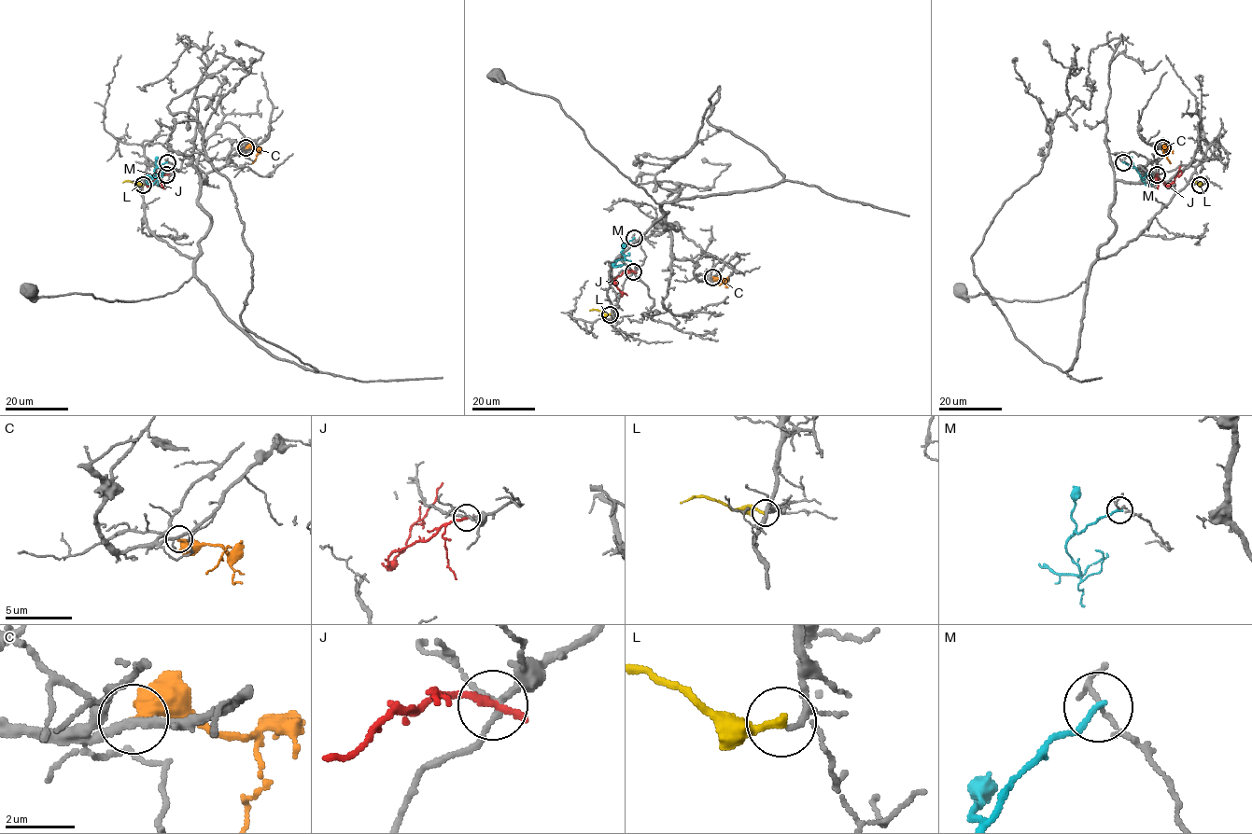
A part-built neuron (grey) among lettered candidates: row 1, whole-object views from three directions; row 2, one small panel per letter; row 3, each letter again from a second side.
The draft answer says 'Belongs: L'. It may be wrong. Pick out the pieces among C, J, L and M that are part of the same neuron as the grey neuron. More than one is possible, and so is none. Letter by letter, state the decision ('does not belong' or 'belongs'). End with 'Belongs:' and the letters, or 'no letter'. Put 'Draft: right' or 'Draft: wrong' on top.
Draft: right
C: does not belong
J: does not belong
L: belongs
M: does not belong
Belongs: L

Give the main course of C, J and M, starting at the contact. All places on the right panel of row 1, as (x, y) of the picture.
C: (1162, 147), (1170, 163)
J: (1157, 174), (1158, 179), (1169, 186), (1180, 166)
M: (1123, 161), (1136, 169), (1141, 176), (1147, 175), (1149, 180)

